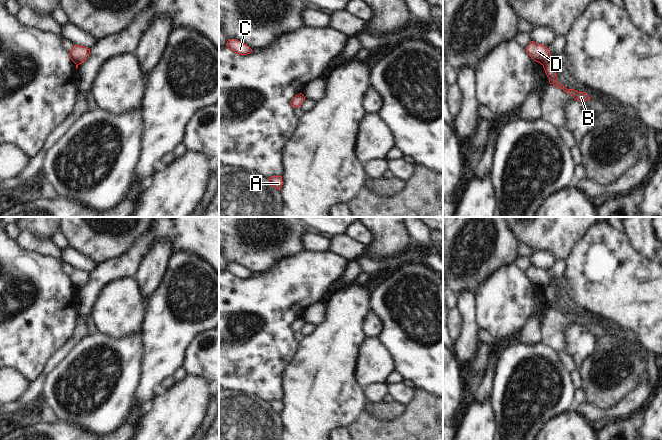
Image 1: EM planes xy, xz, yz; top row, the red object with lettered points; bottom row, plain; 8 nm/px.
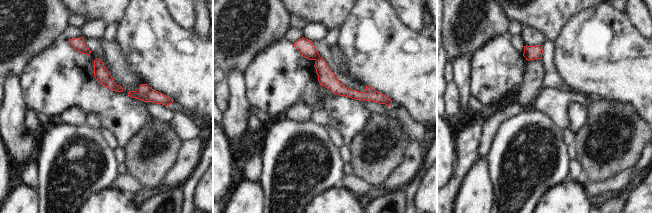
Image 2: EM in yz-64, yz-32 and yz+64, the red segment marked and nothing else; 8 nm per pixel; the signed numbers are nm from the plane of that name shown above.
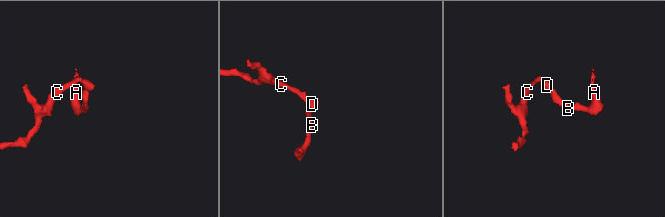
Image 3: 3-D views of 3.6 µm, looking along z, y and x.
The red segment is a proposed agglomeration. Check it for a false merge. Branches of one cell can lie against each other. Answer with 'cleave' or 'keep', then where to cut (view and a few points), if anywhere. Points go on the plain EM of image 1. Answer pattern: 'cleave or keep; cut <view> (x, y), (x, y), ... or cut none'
cleave; cut yz (550, 284), (543, 289)

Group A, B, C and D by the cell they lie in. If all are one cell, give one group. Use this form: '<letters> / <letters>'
A B / C D

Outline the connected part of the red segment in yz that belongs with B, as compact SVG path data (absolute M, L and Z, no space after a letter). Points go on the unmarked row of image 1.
M552 285L548 286L547 288L543 289L545 297L549 303L549 307L553 310L563 313L566 317L570 318L575 324L579 324L585 326L590 324L590 321L585 316L578 316L574 313L567 313L561 307L557 305L557 299L555 295L555 291Z

